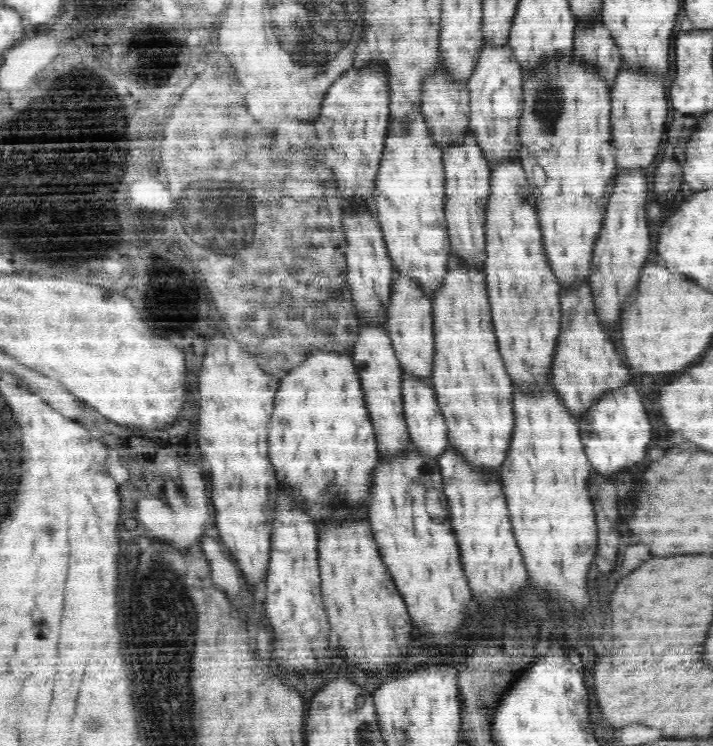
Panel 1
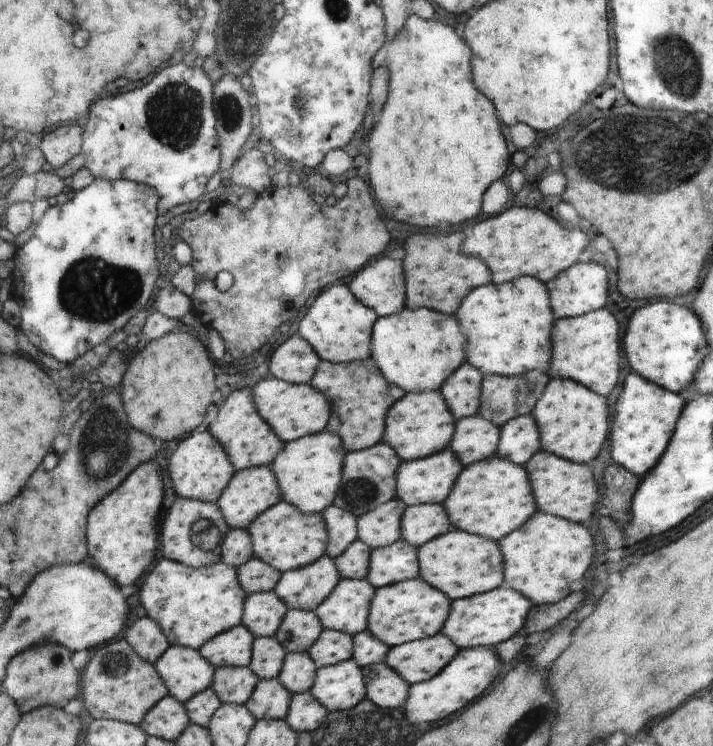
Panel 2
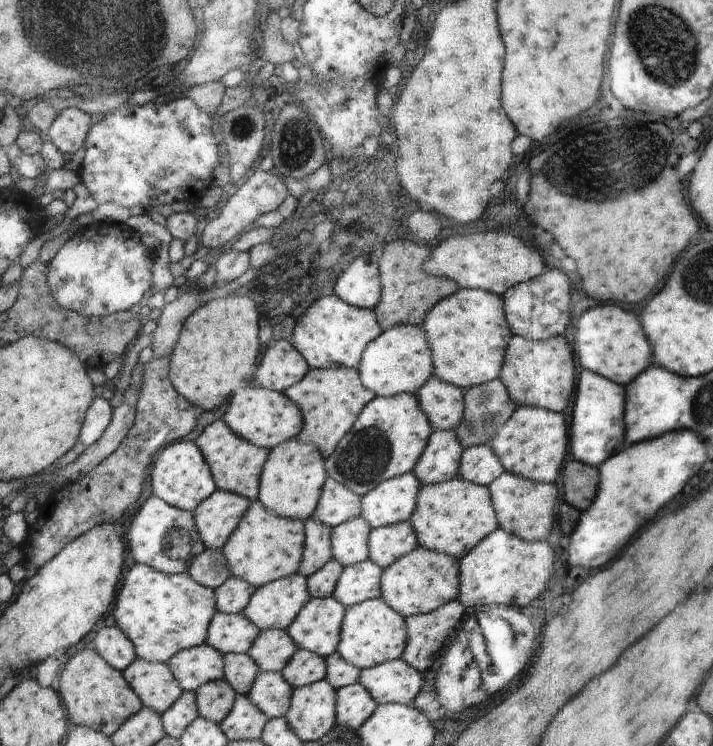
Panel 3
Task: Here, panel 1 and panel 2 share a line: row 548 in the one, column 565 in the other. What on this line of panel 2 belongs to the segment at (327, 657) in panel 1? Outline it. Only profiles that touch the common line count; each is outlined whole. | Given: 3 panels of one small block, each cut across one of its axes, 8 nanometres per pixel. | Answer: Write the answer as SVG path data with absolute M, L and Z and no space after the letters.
M580 262L546 283L556 306L555 320L580 317L606 306L606 270L594 262Z

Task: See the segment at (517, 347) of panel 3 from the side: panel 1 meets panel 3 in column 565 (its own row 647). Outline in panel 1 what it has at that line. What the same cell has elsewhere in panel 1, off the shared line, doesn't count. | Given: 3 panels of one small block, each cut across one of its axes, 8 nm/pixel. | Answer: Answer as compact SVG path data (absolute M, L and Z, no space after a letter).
M350 522L338 528L338 524L330 524L318 532L322 602L331 630L340 638L340 652L344 654L340 661L364 670L366 676L378 676L410 658L412 622L402 595L384 568L370 524Z

